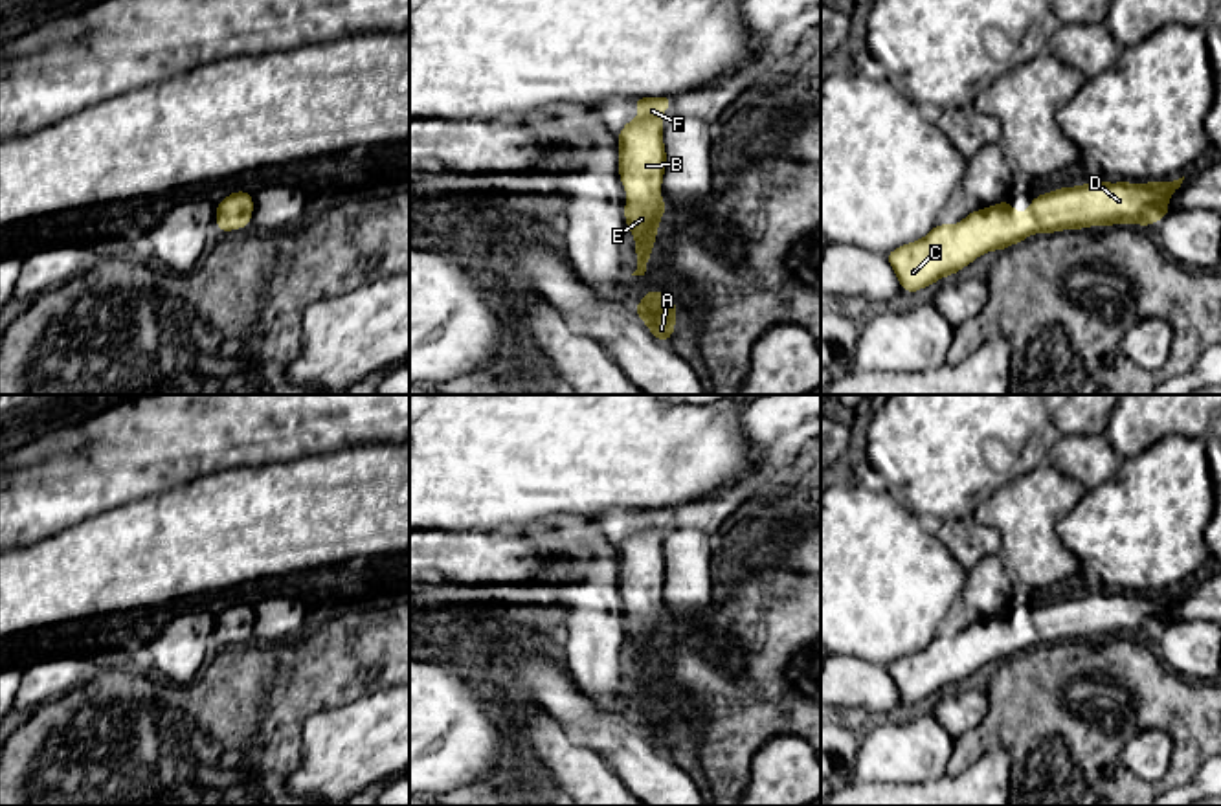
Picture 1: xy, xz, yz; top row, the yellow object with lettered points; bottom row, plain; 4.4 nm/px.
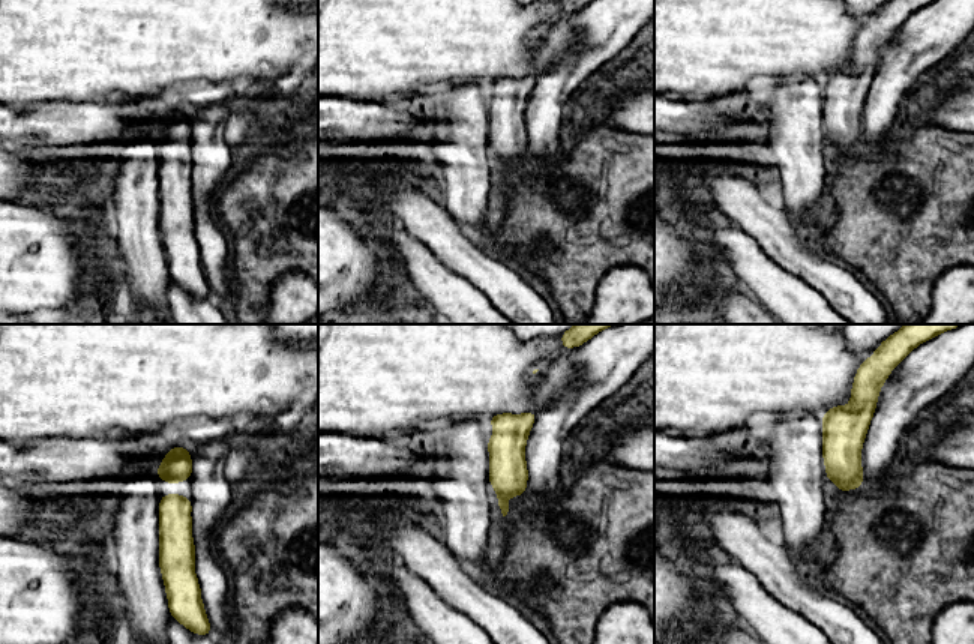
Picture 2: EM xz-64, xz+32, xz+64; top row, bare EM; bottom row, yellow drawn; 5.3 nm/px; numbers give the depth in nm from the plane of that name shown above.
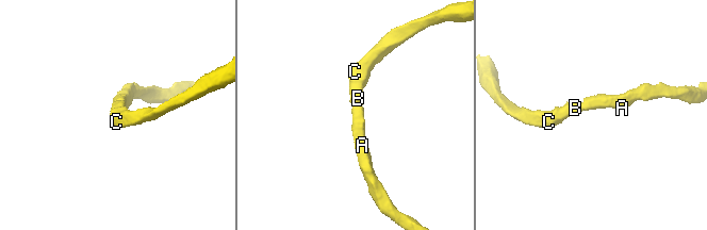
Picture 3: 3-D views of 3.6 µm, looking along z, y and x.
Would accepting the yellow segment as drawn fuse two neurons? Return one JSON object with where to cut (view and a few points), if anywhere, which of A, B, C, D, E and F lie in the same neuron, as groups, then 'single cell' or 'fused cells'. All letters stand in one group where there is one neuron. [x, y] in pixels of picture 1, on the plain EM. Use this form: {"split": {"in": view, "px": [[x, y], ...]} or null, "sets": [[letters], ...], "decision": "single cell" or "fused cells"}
{"split": null, "sets": [["A", "B", "C", "D", "E", "F"]], "decision": "single cell"}

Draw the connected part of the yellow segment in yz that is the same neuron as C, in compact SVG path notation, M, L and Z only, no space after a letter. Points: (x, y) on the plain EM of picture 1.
M1184 588L1173 593L1085 593L1080 599L1059 599L1056 602L1034 608L1028 622L1023 626L1015 622L1008 611L995 617L971 622L955 637L936 635L927 648L902 655L889 663L885 670L891 674L903 703L918 703L944 687L955 687L964 677L973 674L986 663L1006 661L1036 644L1056 644L1061 641L1083 641L1089 637L1113 637L1113 635L1140 635L1153 637L1159 630L1171 626L1168 610L1181 599Z

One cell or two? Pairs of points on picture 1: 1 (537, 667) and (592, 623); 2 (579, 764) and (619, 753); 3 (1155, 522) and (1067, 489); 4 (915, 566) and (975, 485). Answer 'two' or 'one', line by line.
1: two
2: two
3: two
4: two

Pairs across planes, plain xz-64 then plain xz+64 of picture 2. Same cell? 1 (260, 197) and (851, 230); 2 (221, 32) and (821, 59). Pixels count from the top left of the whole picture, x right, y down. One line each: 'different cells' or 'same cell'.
1: same cell
2: same cell

